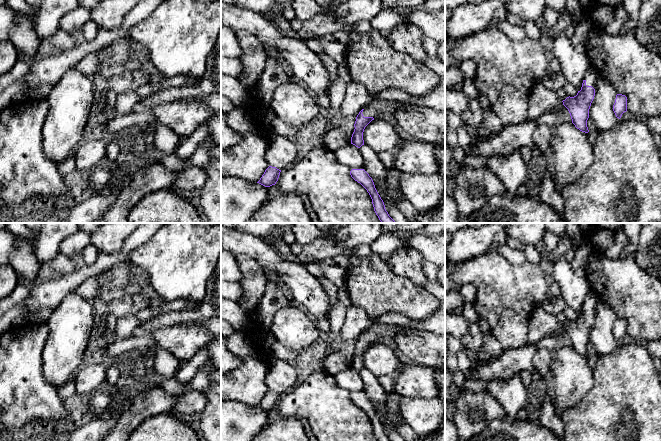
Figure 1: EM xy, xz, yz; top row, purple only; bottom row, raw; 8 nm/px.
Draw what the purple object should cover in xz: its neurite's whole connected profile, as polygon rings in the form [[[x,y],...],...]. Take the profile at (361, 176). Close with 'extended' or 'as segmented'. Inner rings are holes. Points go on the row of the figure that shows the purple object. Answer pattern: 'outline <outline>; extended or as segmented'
outline [[[352,169],[350,171],[350,175],[369,193],[372,199],[374,211],[381,223],[395,223],[395,221],[389,216],[388,212],[386,211],[384,202],[378,194],[374,182],[369,174],[364,169]]]; as segmented

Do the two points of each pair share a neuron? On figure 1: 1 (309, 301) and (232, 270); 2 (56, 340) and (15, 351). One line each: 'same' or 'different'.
1: different
2: different

